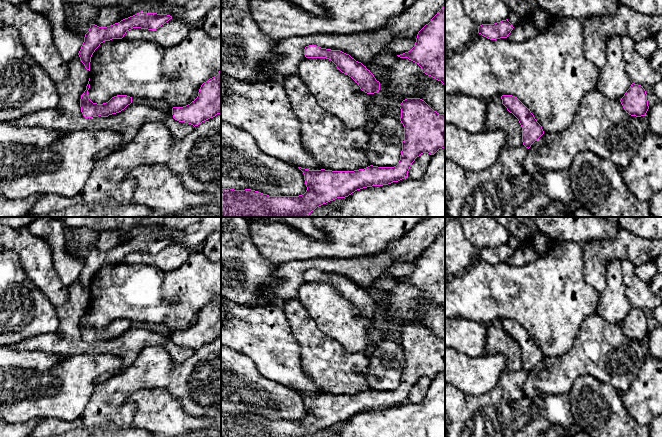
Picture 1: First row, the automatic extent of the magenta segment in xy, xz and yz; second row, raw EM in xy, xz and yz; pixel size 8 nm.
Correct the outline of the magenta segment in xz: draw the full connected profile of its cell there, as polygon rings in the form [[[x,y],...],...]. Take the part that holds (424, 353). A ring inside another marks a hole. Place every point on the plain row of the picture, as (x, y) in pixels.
[[[407,322],[400,328],[400,345],[404,350],[404,365],[398,388],[394,391],[370,389],[354,395],[309,394],[298,391],[304,398],[307,414],[299,420],[269,420],[245,413],[221,412],[221,437],[311,437],[317,431],[337,422],[345,422],[357,414],[383,410],[407,402],[408,395],[417,381],[423,377],[434,379],[445,371],[445,339],[434,335],[420,322]]]

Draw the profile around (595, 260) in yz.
[[[619,229],[613,240],[592,240],[582,245],[585,281],[598,292],[606,286],[609,260],[627,260],[639,266],[662,254],[662,241],[650,241],[625,229]]]

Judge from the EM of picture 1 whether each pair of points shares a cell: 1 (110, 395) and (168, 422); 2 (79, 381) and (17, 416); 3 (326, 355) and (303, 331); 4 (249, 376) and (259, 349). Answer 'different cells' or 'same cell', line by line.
1: different cells
2: same cell
3: same cell
4: different cells

